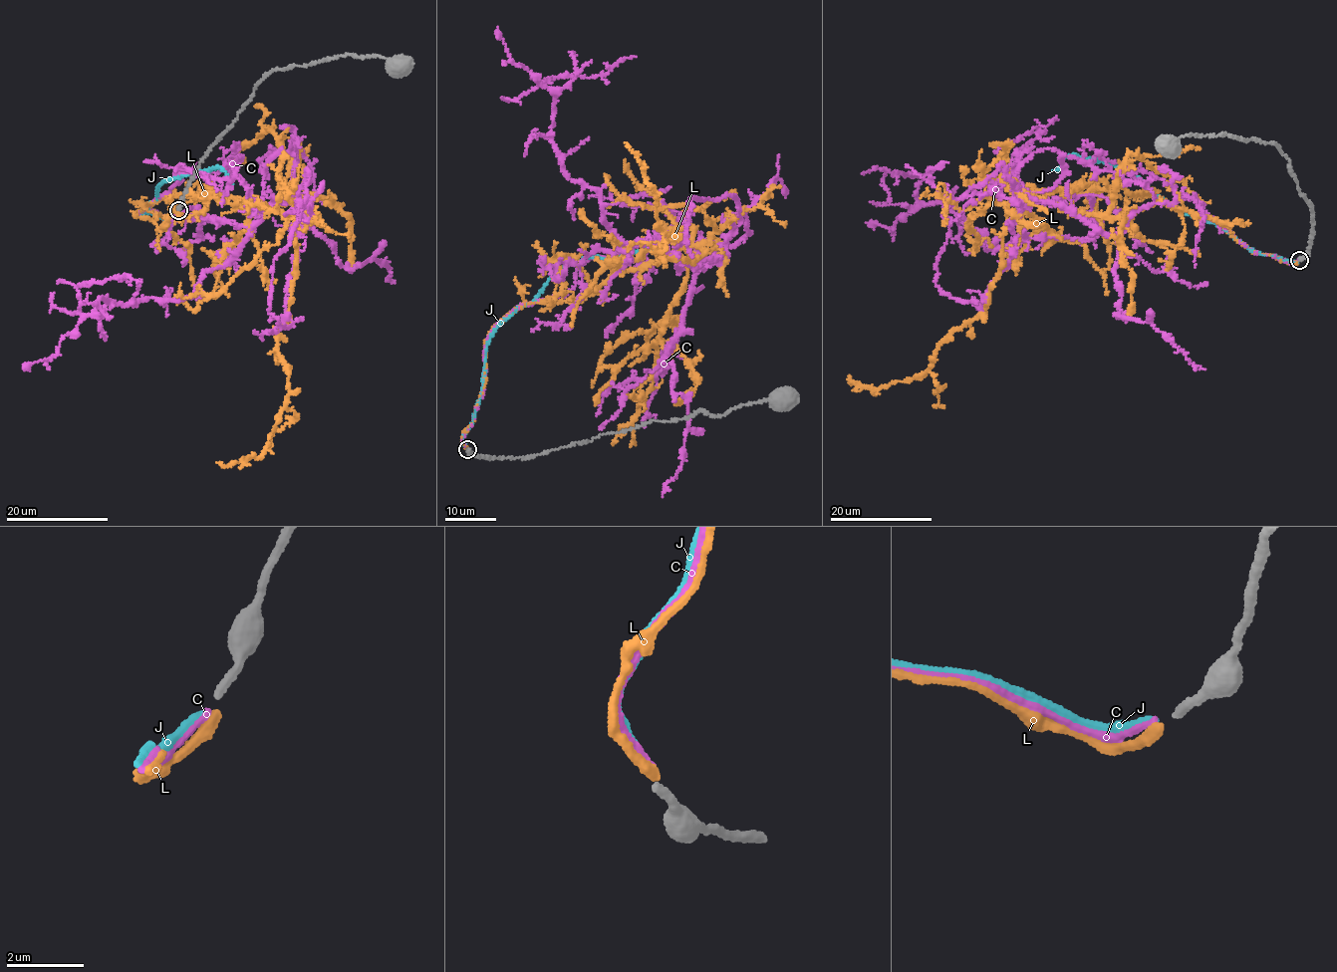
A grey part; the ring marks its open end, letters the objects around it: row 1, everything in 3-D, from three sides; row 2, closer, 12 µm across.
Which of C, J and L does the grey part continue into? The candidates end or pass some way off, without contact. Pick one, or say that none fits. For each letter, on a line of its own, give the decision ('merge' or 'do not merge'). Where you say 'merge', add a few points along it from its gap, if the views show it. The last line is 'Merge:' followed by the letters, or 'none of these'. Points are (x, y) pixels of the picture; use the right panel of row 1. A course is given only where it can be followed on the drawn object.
C: do not merge
J: merge; course (1297, 261), (1250, 250), (1215, 223), (1189, 214), (1109, 163), (1069, 154), (1063, 164), (1051, 169)
L: do not merge
Merge: J

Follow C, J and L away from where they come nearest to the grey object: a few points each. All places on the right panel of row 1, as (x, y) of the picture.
C: (1297, 260), (1094, 156), (1019, 167), (1026, 236), (998, 248), (916, 207), (922, 177), (862, 173)
J: (1297, 261), (1250, 250), (1215, 223), (1189, 214), (1109, 163), (1069, 154), (1063, 164), (1051, 169)
L: (1298, 261), (1096, 179), (1043, 190), (1006, 206), (988, 304), (932, 364), (872, 391), (850, 375)

